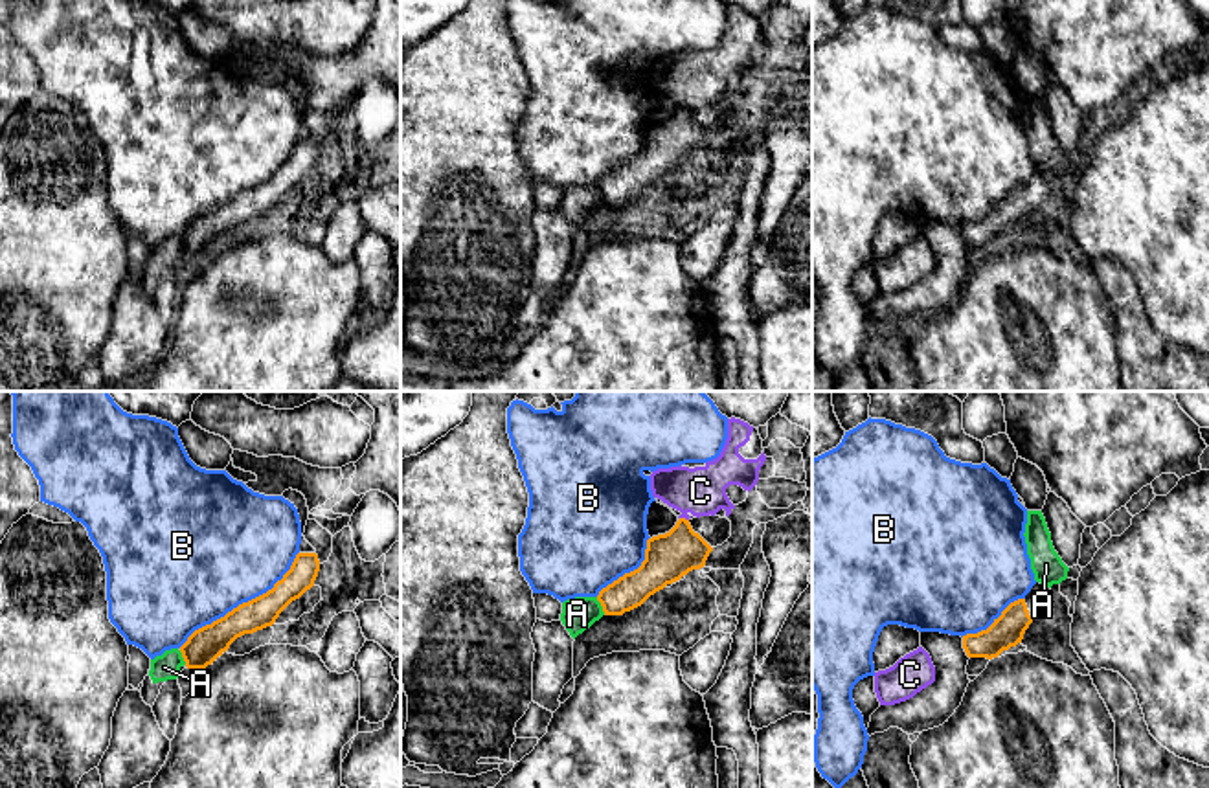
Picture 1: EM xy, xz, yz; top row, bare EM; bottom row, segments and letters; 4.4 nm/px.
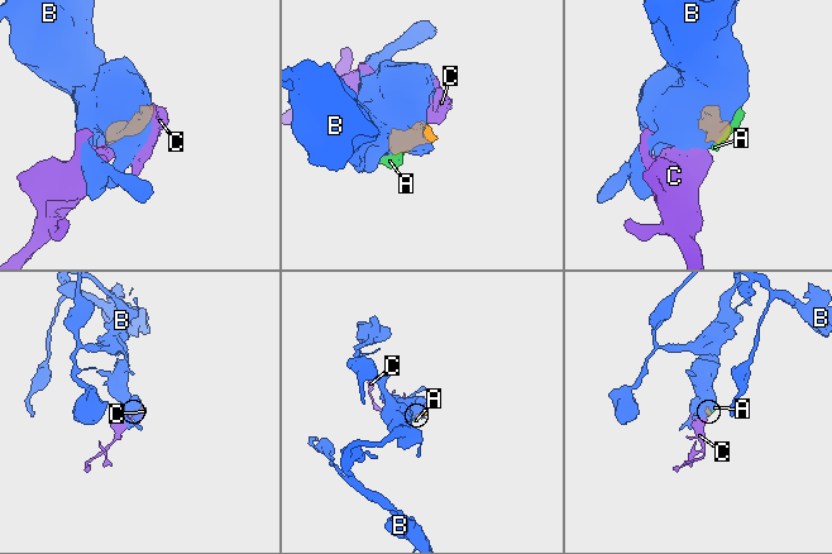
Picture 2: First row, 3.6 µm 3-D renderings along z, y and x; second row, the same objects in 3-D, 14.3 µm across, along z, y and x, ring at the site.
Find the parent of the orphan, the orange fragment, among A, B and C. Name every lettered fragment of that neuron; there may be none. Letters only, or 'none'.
none

